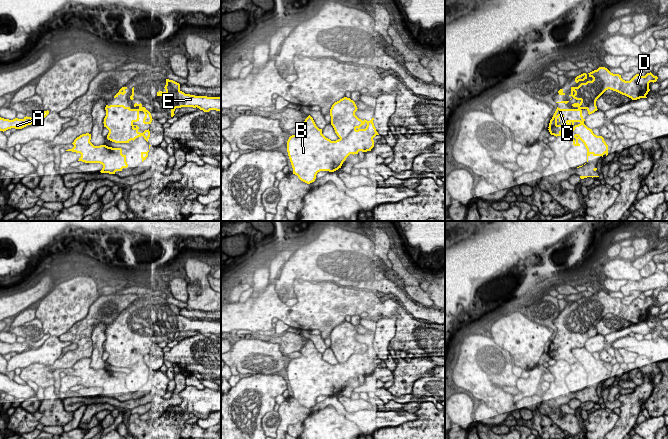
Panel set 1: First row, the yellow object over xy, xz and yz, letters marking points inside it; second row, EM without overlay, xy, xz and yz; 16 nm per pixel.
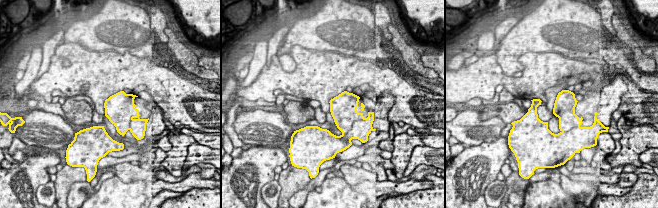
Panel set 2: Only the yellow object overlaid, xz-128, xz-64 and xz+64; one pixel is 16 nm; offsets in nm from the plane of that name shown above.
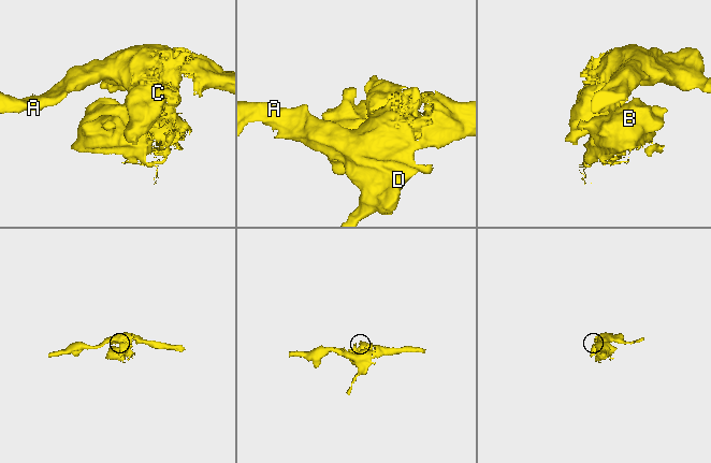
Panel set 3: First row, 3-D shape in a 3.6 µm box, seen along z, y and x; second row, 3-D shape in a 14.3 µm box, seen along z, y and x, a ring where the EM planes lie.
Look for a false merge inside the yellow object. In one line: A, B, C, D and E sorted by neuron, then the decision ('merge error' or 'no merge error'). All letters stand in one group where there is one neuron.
A C D E / B; merge error

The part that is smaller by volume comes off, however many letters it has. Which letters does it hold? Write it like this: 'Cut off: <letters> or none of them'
Cut off: B

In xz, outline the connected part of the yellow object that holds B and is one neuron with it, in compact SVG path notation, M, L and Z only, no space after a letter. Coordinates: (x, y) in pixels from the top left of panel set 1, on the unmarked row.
M309 339L299 351L301 356L290 360L287 365L293 398L310 408L315 405L318 396L334 396L341 392L350 378L371 375L374 371L373 362L379 359L373 344L361 344L346 362L331 365L322 358L322 353L316 350Z

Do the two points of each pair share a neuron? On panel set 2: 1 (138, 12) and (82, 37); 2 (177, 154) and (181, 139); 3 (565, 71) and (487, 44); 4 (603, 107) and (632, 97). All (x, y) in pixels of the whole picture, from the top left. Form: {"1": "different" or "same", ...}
{"1": "same", "2": "same", "3": "different", "4": "different"}

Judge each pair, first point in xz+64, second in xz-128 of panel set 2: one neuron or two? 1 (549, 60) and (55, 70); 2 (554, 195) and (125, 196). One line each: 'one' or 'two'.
1: one
2: one

